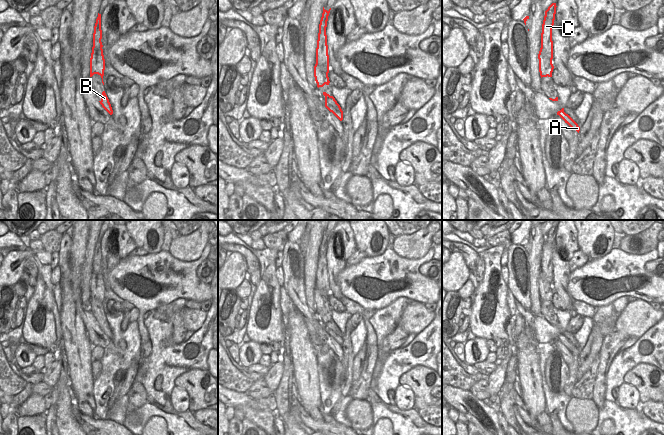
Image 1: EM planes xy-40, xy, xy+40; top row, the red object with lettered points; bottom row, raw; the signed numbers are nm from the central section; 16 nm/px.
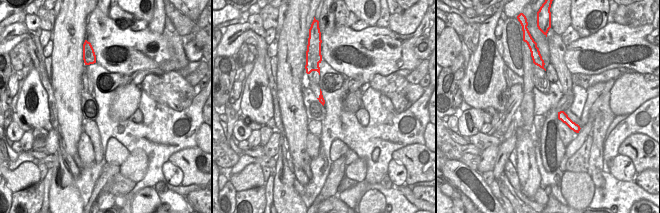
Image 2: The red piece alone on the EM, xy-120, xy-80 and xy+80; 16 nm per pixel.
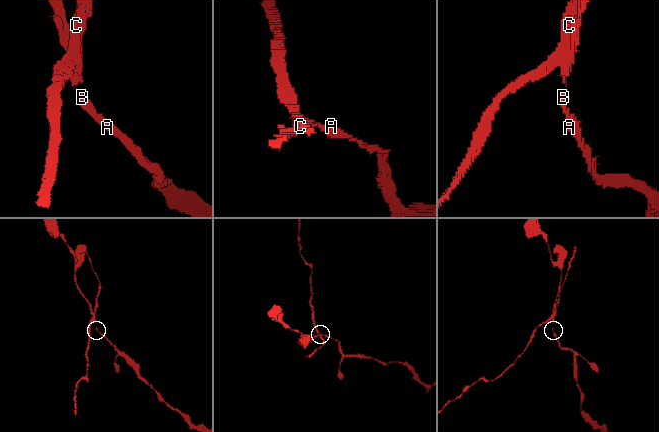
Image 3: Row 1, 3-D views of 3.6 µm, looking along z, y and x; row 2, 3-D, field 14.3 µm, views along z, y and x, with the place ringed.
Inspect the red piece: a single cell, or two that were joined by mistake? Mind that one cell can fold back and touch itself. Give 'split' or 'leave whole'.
split

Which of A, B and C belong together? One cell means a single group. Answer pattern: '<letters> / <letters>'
A B / C

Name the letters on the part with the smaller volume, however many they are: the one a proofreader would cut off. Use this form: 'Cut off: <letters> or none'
Cut off: C

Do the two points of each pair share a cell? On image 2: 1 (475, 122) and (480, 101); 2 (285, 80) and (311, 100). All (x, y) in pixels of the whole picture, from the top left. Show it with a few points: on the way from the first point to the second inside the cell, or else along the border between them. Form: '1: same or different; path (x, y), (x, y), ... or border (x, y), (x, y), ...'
1: different; border (472, 107), (483, 111)
2: different; border (302, 79), (302, 100), (307, 116)

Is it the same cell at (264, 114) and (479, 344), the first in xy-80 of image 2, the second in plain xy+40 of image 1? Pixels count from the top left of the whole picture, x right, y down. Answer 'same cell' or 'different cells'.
different cells

